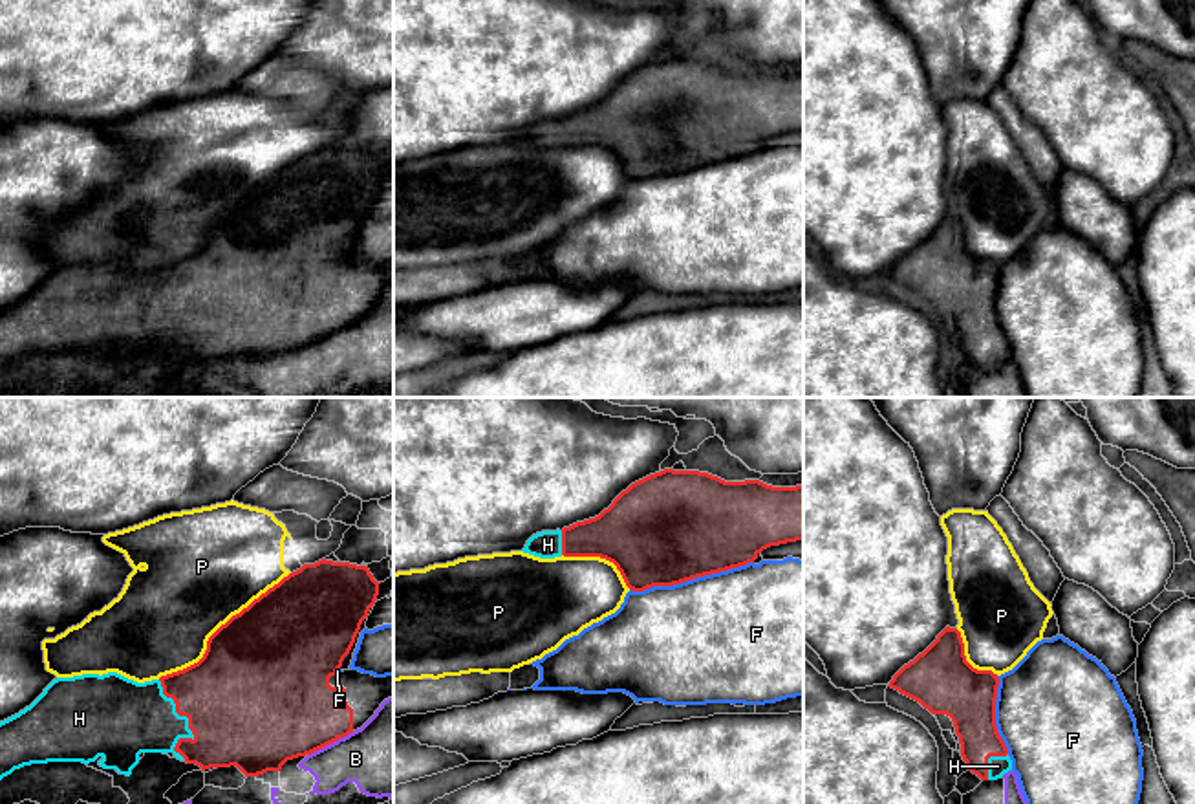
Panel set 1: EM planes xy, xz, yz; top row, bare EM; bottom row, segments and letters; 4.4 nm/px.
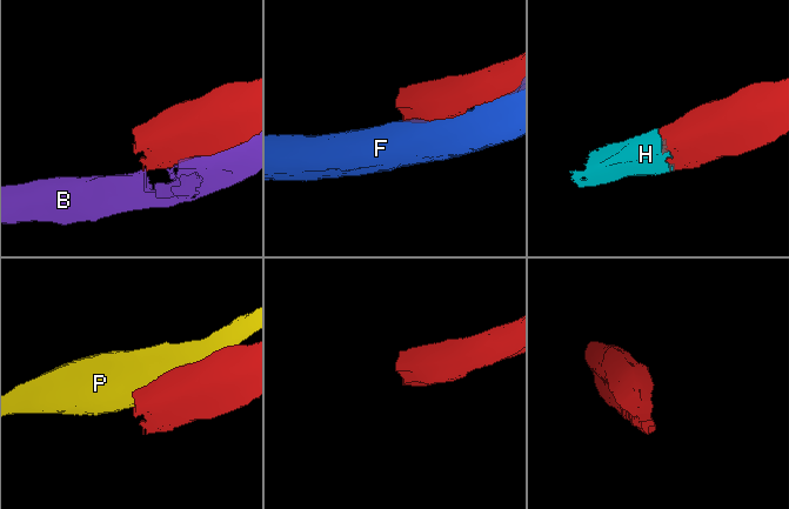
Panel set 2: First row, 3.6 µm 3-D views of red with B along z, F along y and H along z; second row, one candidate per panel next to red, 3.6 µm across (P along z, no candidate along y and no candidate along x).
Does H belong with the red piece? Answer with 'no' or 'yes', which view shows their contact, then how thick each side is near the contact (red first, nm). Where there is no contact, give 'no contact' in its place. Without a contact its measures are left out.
yes | xy | 500/320 nm

